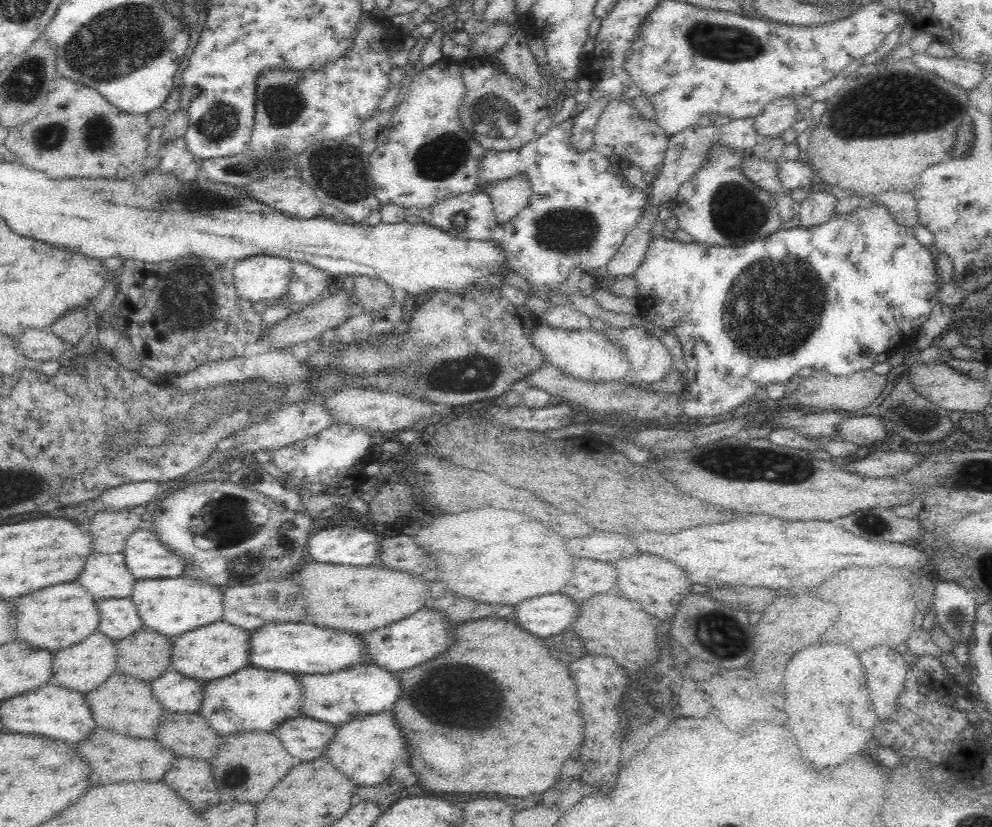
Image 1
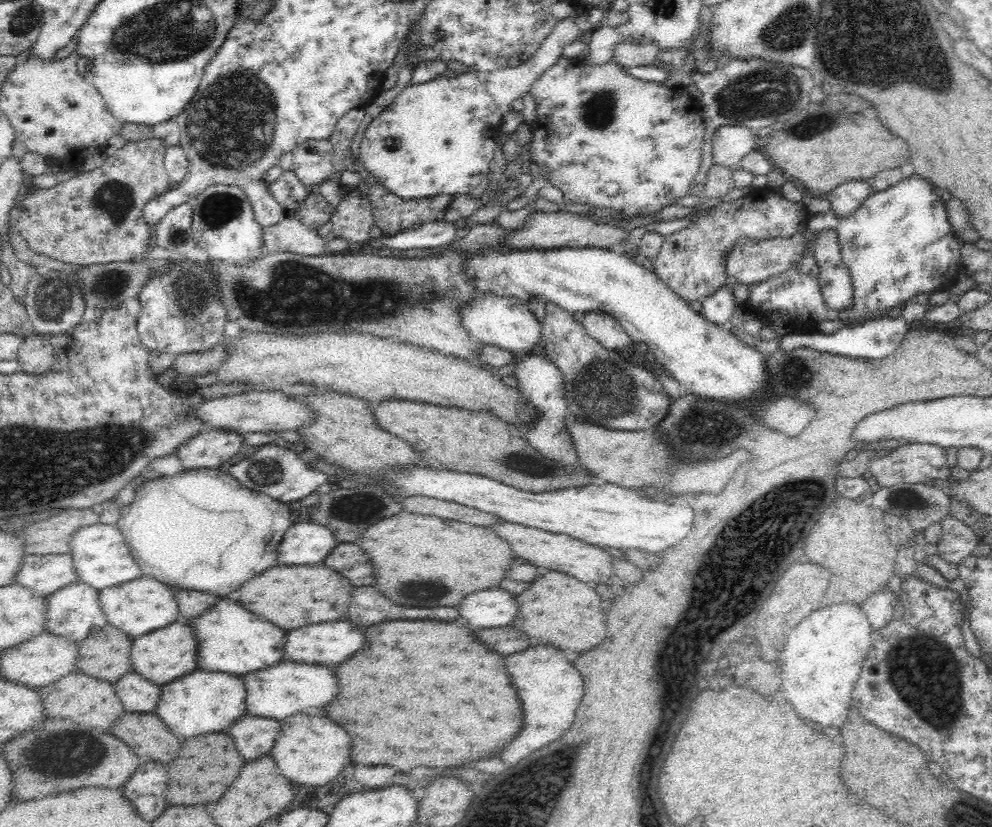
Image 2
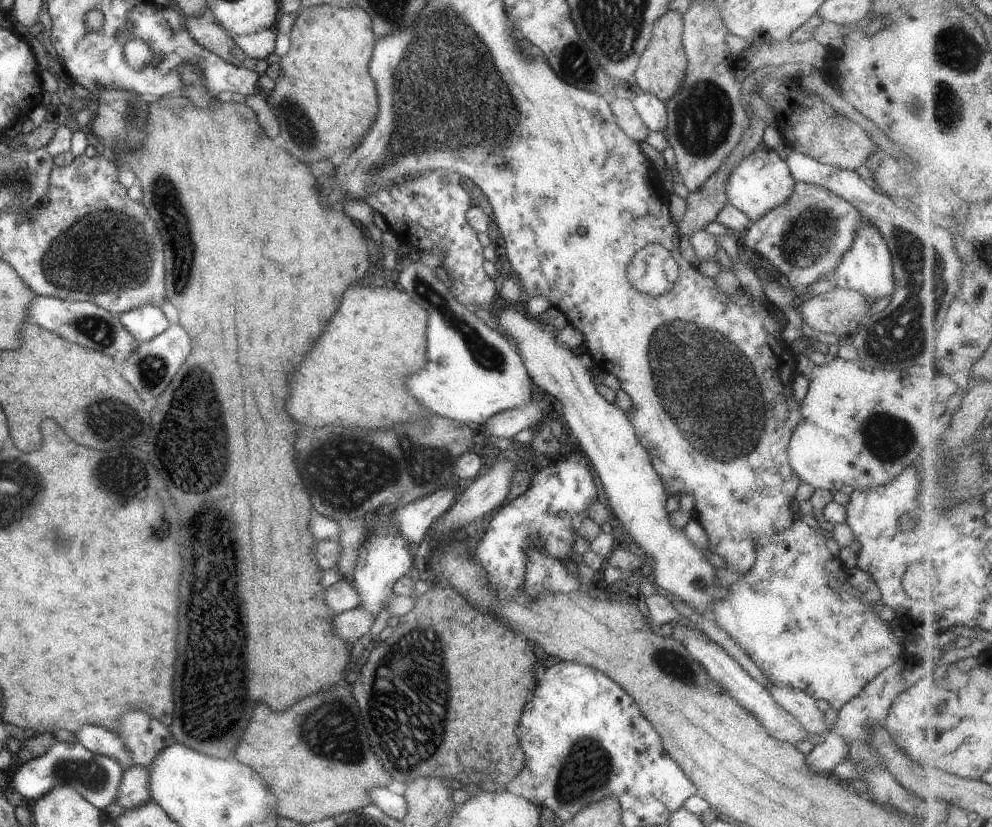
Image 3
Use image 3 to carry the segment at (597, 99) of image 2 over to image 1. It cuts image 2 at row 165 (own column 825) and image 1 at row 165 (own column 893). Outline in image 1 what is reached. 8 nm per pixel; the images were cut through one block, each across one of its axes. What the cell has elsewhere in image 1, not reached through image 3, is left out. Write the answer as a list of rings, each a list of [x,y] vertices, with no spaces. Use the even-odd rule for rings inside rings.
[[[622,98],[612,100],[597,118],[592,147],[604,156],[617,159],[626,169],[638,171],[645,178],[652,179],[662,171],[668,139],[655,120],[646,119],[630,101]]]

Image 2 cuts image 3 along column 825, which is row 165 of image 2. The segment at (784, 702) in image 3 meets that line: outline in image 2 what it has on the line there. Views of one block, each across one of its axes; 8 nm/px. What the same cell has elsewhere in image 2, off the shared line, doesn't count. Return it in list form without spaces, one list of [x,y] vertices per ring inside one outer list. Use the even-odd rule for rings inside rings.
[[[720,126],[714,131],[712,136],[713,164],[733,168],[744,156],[750,151],[756,150],[759,147],[759,139],[756,136],[756,131],[746,126]]]

